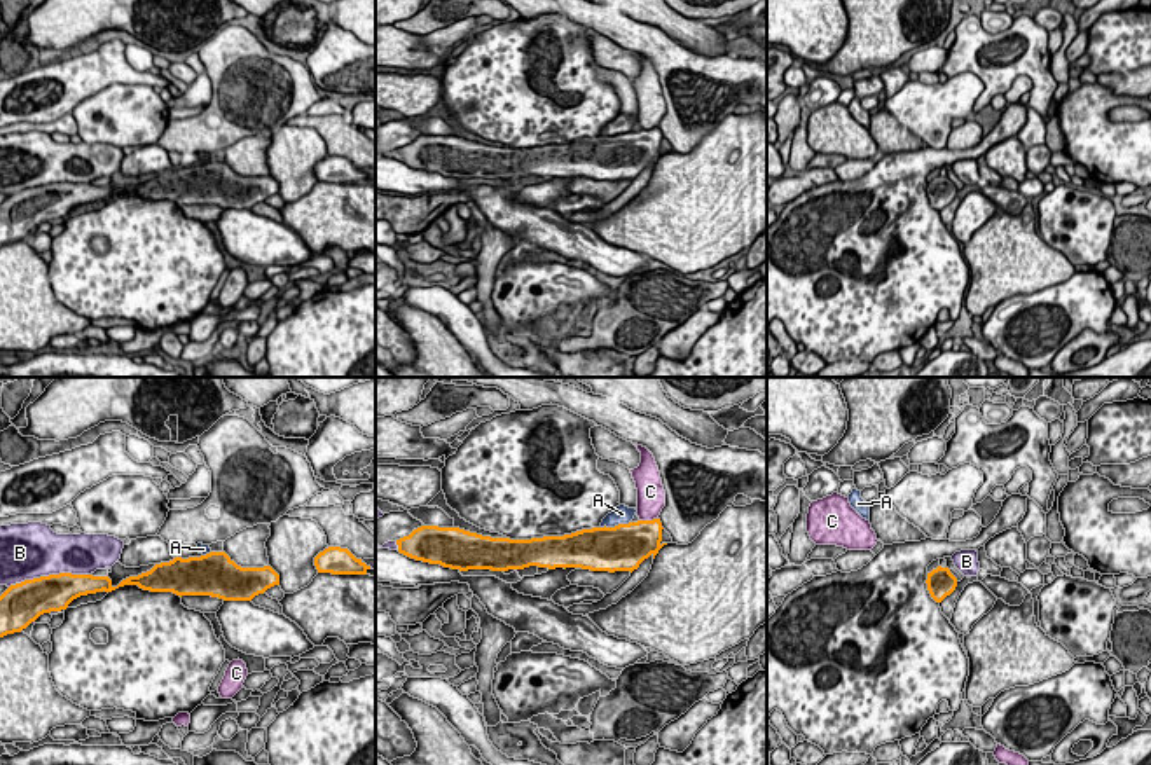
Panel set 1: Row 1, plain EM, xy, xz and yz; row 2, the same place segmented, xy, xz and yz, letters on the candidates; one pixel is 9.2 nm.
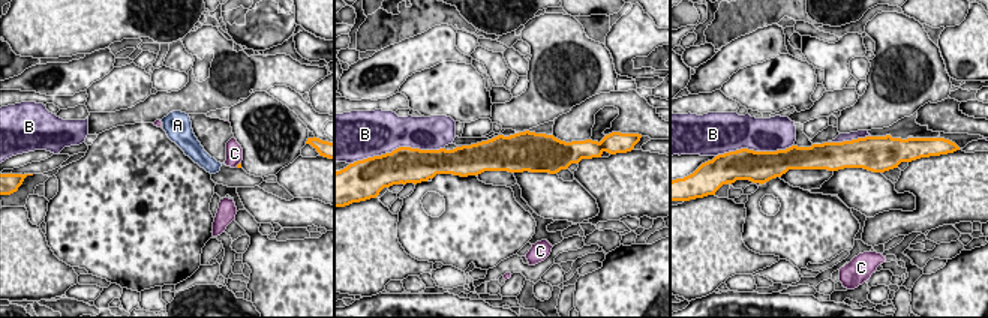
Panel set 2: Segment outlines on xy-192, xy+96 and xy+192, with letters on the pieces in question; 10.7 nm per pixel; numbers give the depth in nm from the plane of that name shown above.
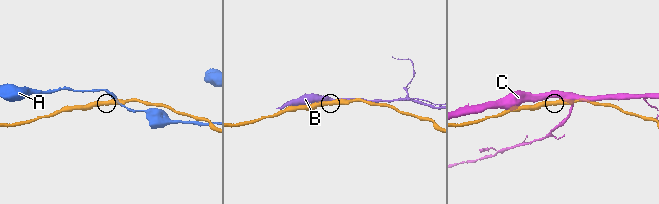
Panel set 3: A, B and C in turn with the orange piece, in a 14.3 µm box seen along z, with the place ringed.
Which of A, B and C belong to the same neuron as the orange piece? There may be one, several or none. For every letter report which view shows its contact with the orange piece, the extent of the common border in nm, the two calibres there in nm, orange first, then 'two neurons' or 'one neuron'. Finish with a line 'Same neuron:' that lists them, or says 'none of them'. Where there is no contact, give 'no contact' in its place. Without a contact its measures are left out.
A: contact in xz; length 300 nm; calibres 420 and 170 nm; two neurons
B: contact in xy; length 750 nm; calibres 340 and 460 nm; two neurons
C: contact in xz; length 180 nm; calibres 380 and 260 nm; two neurons
Same neuron: none of them

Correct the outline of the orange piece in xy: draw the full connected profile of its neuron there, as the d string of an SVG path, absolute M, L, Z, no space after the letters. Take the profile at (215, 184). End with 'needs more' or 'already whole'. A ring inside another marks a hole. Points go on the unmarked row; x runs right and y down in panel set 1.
M210 161L155 173L147 182L122 189L117 196L108 185L72 182L24 189L0 204L0 246L21 241L44 222L66 218L80 204L112 201L124 194L173 201L180 206L211 204L224 210L252 210L279 194L279 183L271 175L241 176L225 161Z; already whole

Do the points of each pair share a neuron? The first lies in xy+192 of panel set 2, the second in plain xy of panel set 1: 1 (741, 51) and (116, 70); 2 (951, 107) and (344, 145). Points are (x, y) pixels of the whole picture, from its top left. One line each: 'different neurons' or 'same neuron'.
1: same neuron
2: same neuron

